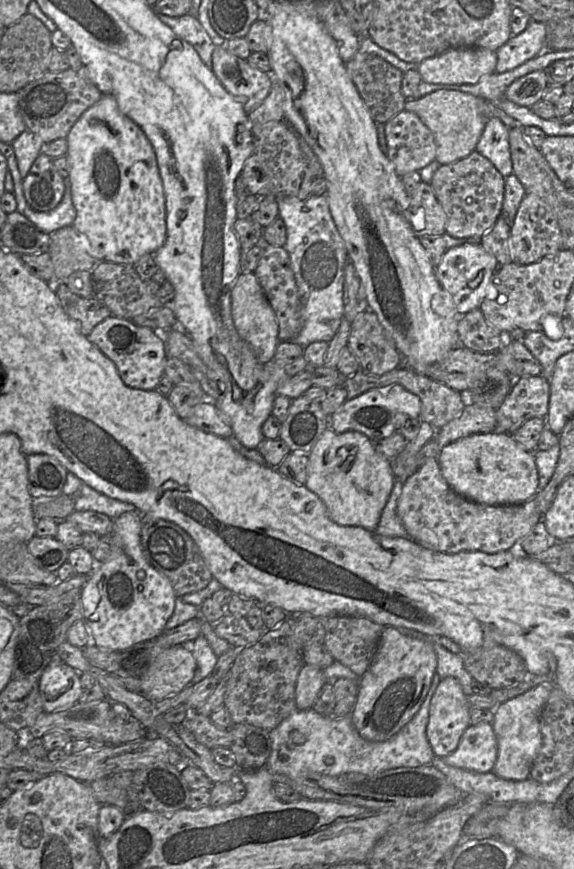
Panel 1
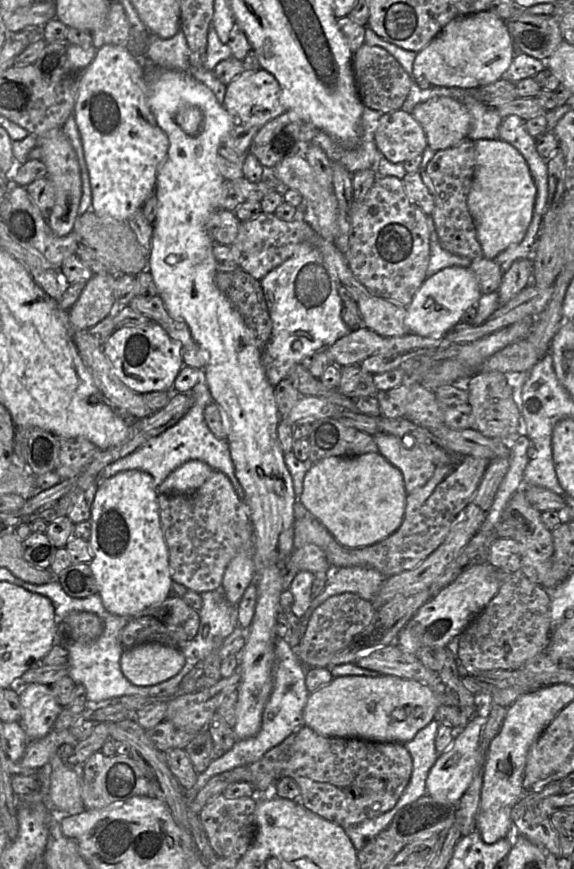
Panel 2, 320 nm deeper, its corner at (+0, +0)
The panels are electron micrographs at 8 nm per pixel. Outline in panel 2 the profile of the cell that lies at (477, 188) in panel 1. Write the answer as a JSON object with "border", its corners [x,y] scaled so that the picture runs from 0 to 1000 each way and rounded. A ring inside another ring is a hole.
{"border":[[[812,159],[801,166],[761,174],[746,188],[742,199],[756,217],[756,253],[768,284],[782,291],[821,299],[843,296],[814,230],[828,199],[829,176],[826,162]]]}

